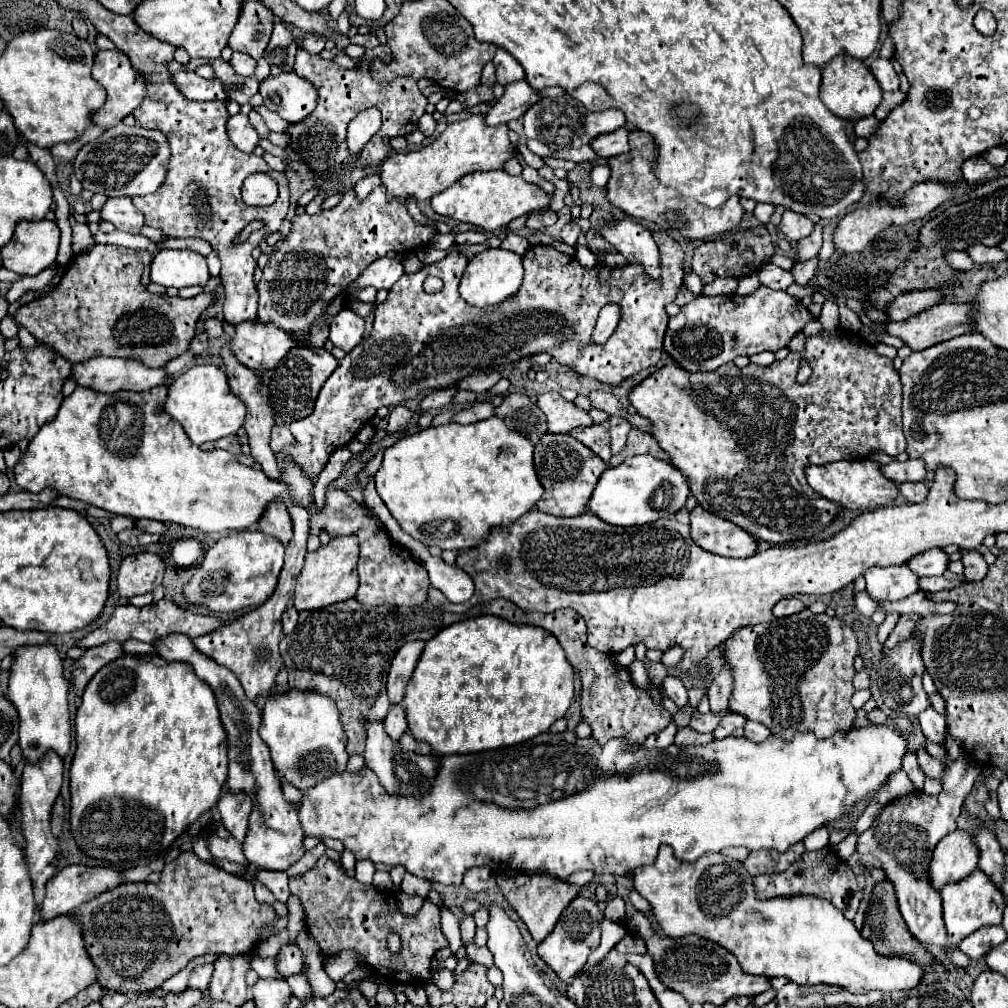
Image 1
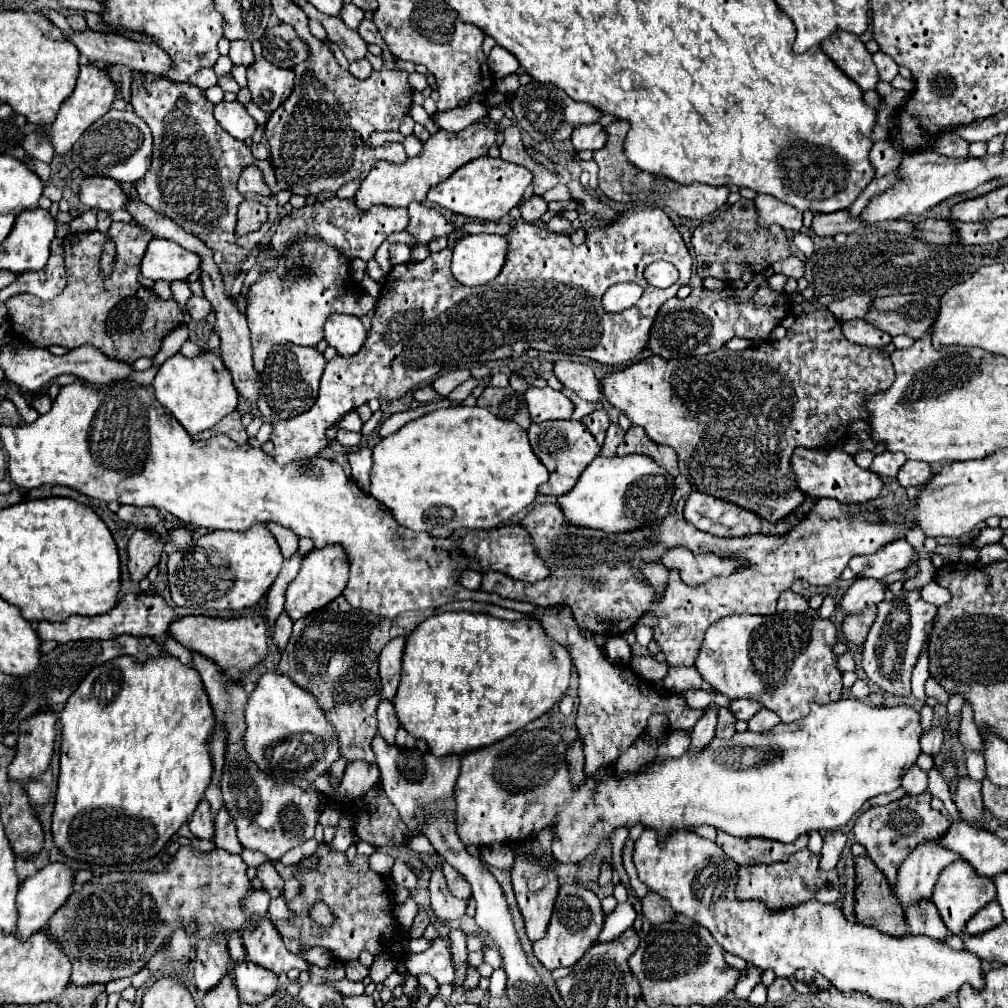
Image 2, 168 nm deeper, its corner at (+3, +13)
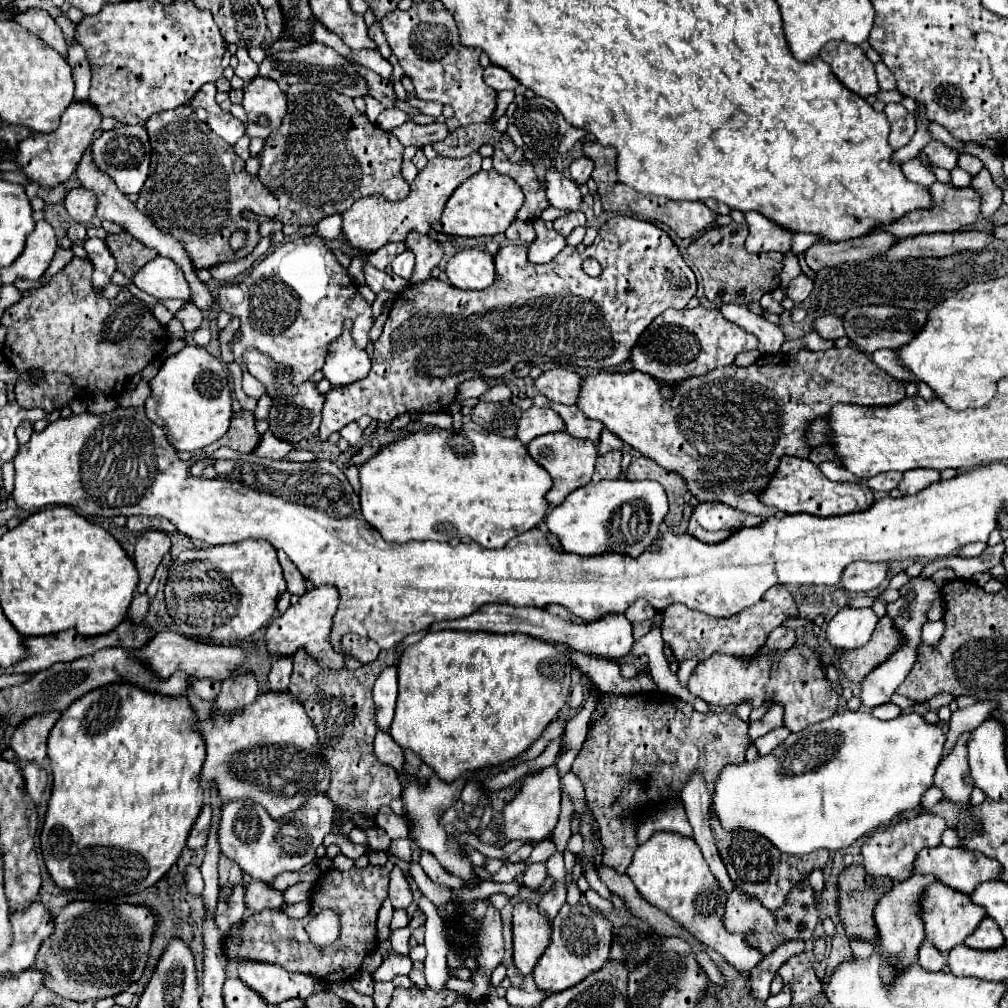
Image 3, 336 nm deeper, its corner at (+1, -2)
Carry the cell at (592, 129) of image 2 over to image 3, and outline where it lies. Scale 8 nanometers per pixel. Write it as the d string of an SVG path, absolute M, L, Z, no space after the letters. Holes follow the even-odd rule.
M580 156L578 160L574 160L572 164L570 164L570 174L572 174L572 180L576 182L576 184L586 184L588 182L588 178L590 178L590 174L592 174L592 168L594 168L594 164L592 164L592 160L590 158L584 158L584 156Z

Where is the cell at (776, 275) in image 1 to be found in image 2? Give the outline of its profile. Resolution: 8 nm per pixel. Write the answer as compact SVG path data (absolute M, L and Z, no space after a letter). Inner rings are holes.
M788 257L786 261L778 261L772 265L774 273L784 273L786 277L794 277L794 279L800 279L804 275L804 263L798 259L798 257Z

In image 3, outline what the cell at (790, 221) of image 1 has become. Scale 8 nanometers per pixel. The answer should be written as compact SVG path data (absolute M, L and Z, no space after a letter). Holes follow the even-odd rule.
M746 212L744 218L748 224L748 252L790 252L790 232L778 232L778 228L774 228L770 220L764 220L764 216L758 216L758 212Z

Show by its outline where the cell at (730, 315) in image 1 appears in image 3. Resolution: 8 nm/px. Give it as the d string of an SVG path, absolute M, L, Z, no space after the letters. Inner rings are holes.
M698 306L694 310L666 310L642 332L630 352L630 362L638 372L676 384L692 376L708 374L718 366L728 366L734 362L736 354L756 350L756 346L758 340L752 334L728 322L716 308Z

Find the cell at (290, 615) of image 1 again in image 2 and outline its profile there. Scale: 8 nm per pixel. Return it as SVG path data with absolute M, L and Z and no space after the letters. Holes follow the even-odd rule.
M282 613L282 615L278 617L278 621L276 621L276 627L274 627L274 643L276 643L280 649L284 649L284 645L288 643L290 633L292 633L292 619L290 619L286 613Z

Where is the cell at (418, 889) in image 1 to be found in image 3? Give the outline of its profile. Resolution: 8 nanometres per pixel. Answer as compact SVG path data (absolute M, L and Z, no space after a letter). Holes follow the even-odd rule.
M398 866L390 872L390 894L388 894L388 898L390 898L394 908L408 908L412 904L412 890L408 886L404 872Z

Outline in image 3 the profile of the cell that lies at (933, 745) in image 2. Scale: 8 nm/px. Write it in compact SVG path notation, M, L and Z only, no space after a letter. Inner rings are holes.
M978 702L974 706L968 706L968 708L962 708L962 710L956 710L950 718L950 730L948 730L948 740L946 740L946 748L944 748L944 754L948 754L948 750L952 748L954 740L966 732L966 730L976 730L982 722L986 722L992 712L998 708L998 704L994 702Z

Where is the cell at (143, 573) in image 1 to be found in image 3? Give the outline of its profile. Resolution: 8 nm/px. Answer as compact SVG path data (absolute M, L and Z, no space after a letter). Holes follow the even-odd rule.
M148 530L138 538L136 550L134 550L134 562L140 572L140 582L138 582L140 594L146 592L148 584L154 578L158 564L162 562L162 556L168 550L170 550L170 538L168 538L168 534L160 532L160 530Z

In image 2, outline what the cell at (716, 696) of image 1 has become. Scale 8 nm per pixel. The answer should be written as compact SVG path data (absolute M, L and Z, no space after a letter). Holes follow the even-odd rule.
M708 705L704 709L704 715L700 717L700 721L694 725L692 745L690 745L692 753L704 749L708 745L708 741L714 737L714 729L716 729L716 721L718 721L718 709L720 707L716 707L716 705Z

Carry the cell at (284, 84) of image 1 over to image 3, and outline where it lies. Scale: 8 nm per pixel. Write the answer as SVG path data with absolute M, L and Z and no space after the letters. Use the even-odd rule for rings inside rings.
M256 76L244 88L242 106L248 116L246 136L268 138L286 114L286 94L274 80Z

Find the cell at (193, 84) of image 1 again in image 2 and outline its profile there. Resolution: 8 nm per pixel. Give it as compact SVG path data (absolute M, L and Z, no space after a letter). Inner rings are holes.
M44 11L46 17L62 29L62 33L74 43L78 45L80 53L84 55L84 59L88 59L90 63L98 63L98 65L124 65L124 67L130 67L130 69L138 69L138 71L150 71L150 73L156 73L156 75L162 75L162 73L168 73L174 69L174 61L170 59L170 55L160 49L158 45L146 45L146 43L136 43L132 39L126 39L122 35L114 35L114 33L100 33L100 31L92 31L92 29L86 29L86 31L72 31L72 27L66 25L66 17L58 11Z

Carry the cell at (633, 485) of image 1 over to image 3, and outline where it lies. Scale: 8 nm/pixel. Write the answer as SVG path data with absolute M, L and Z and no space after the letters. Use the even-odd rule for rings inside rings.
M602 480L598 484L586 484L572 494L566 496L562 504L558 504L546 518L548 532L558 536L560 546L566 552L574 552L578 556L596 556L606 550L622 552L628 556L640 556L646 548L646 544L654 542L654 536L658 536L658 526L662 518L668 512L668 498L664 488L658 482L630 482L630 480Z

